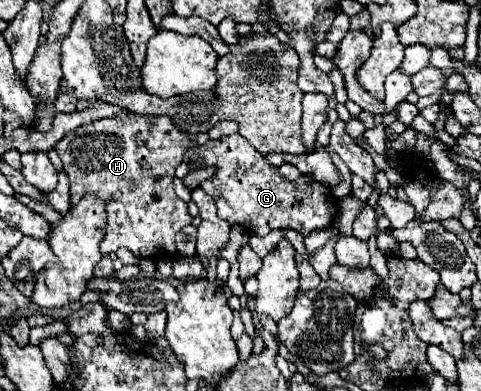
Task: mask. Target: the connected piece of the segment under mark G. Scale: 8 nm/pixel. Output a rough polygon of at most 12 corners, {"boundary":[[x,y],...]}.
{"boundary":[[239,133],[197,145],[219,217],[263,237],[335,221],[327,185],[287,181]]}

